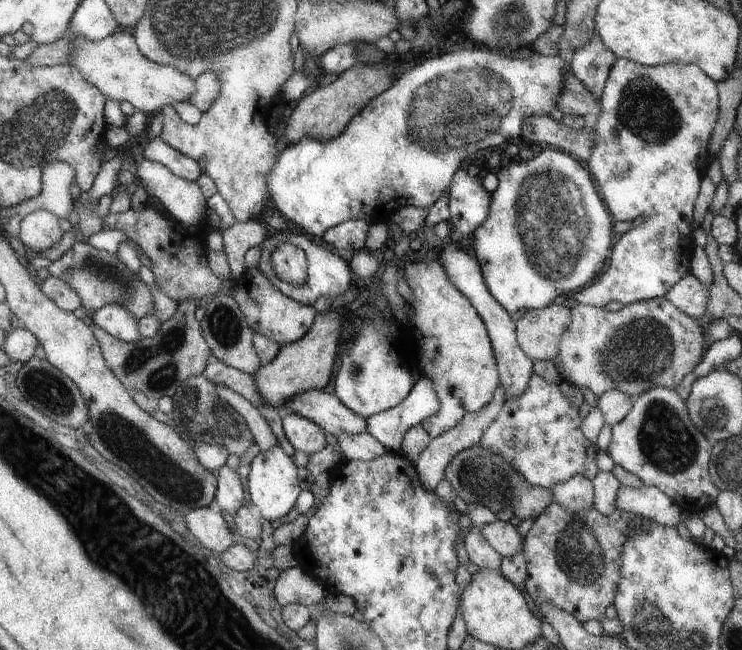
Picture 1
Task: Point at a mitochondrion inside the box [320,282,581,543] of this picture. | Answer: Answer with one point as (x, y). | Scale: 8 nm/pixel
(492, 483)

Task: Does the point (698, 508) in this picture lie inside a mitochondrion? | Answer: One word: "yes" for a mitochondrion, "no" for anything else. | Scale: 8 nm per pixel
no

